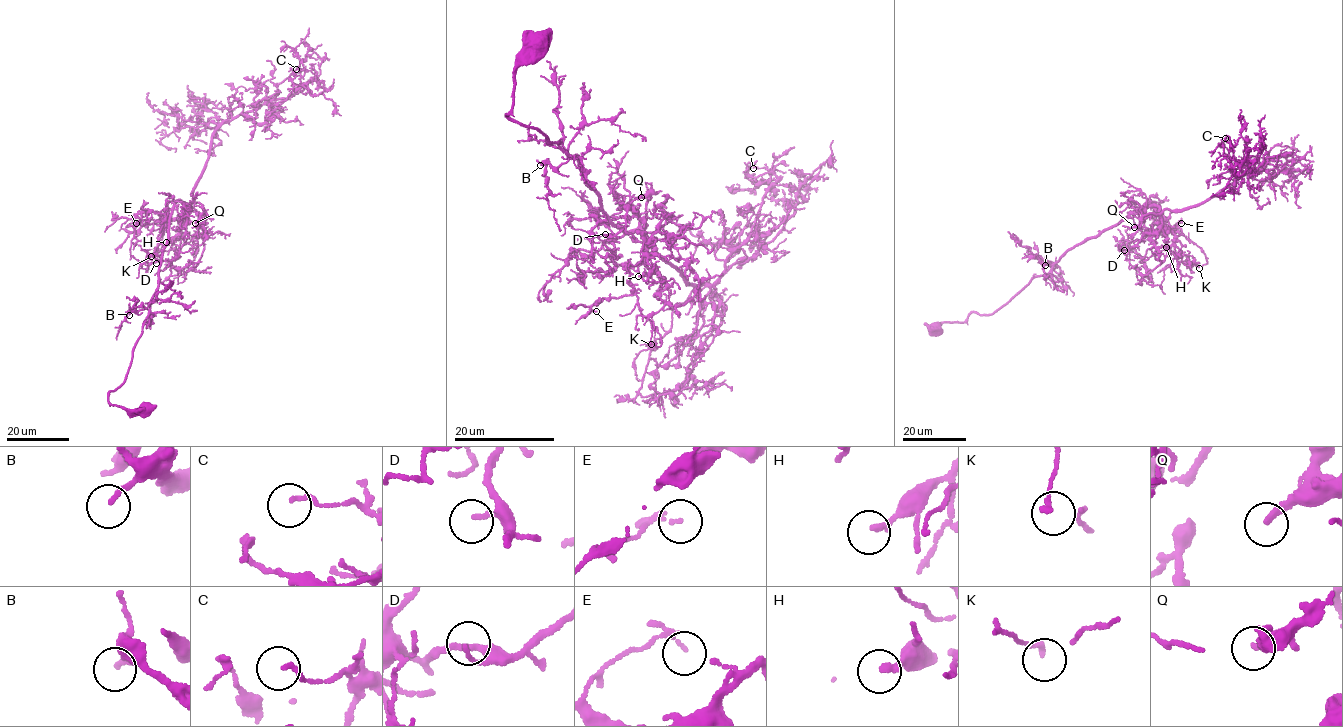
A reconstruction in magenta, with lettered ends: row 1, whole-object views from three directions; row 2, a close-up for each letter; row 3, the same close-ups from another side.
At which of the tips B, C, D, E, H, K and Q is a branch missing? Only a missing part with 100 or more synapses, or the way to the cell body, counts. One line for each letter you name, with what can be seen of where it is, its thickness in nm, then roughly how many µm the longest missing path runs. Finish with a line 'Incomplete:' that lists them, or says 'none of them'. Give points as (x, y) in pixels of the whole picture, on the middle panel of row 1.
Q: Place: (641, 197). Thickness 240 nm. Missing length about 30 µm
Incomplete: Q

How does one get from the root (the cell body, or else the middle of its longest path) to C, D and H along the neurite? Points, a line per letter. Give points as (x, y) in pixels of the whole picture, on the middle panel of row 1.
C: (537, 43), (506, 114), (688, 284), (750, 236), (753, 168)
D: (537, 43), (519, 57), (506, 114), (577, 158), (623, 232), (610, 241), (618, 258), (598, 237), (605, 234)
H: (537, 43), (519, 57), (506, 114), (577, 158), (607, 217), (644, 233), (655, 271), (638, 276)

